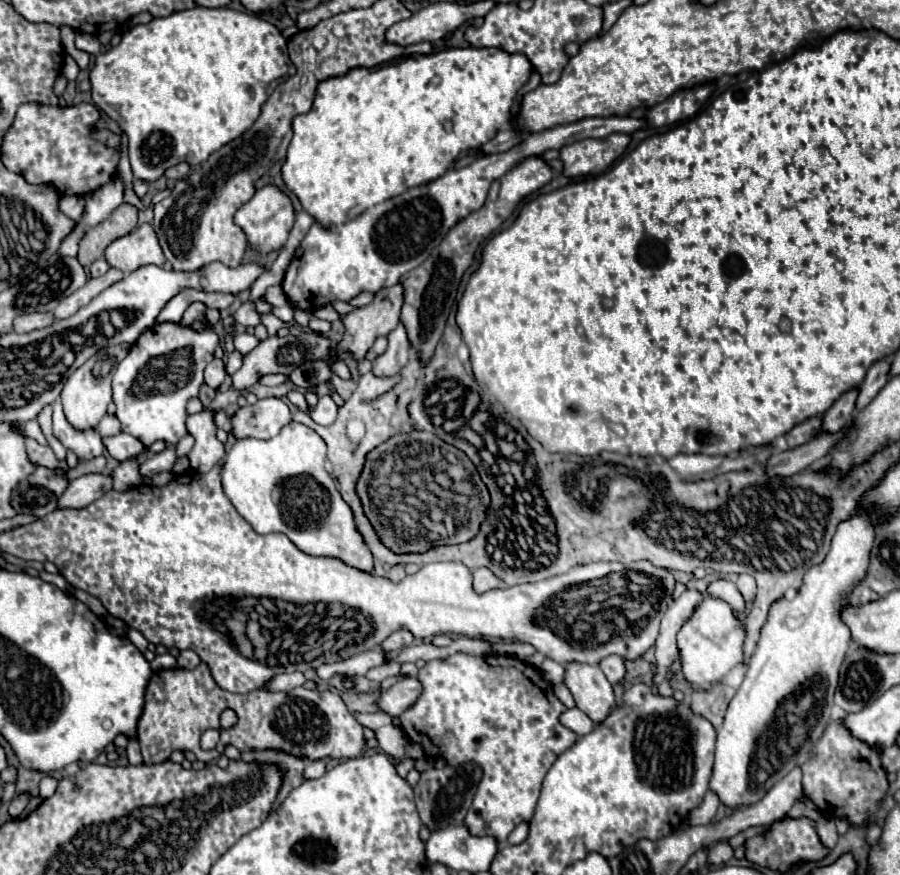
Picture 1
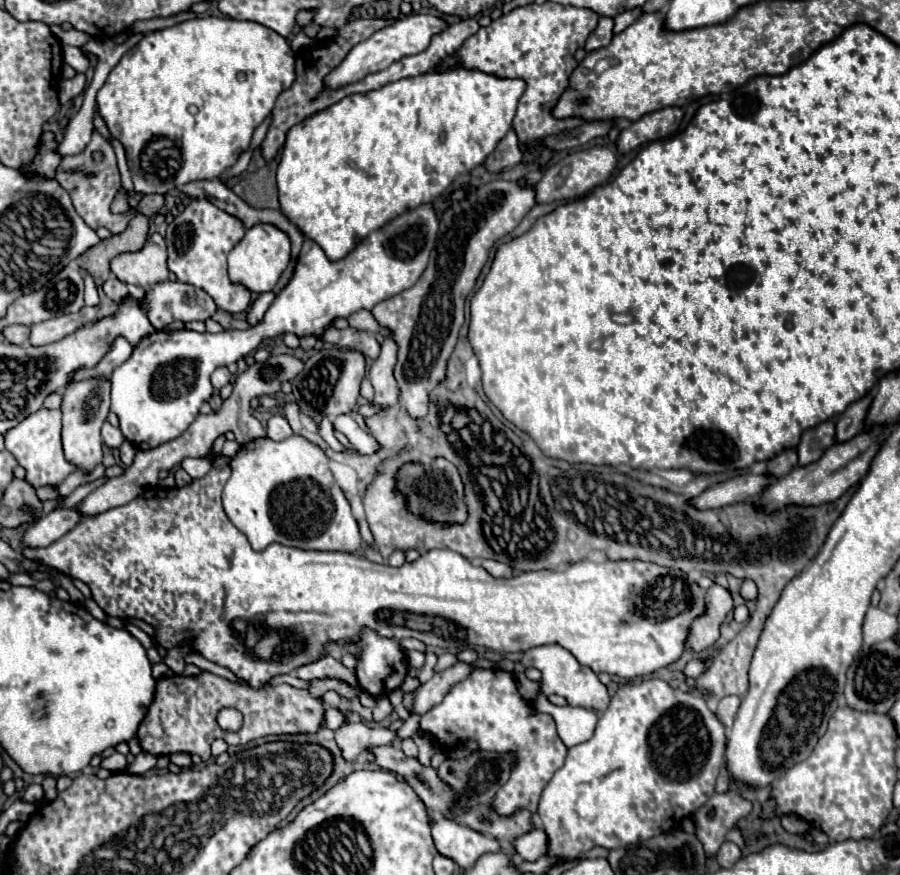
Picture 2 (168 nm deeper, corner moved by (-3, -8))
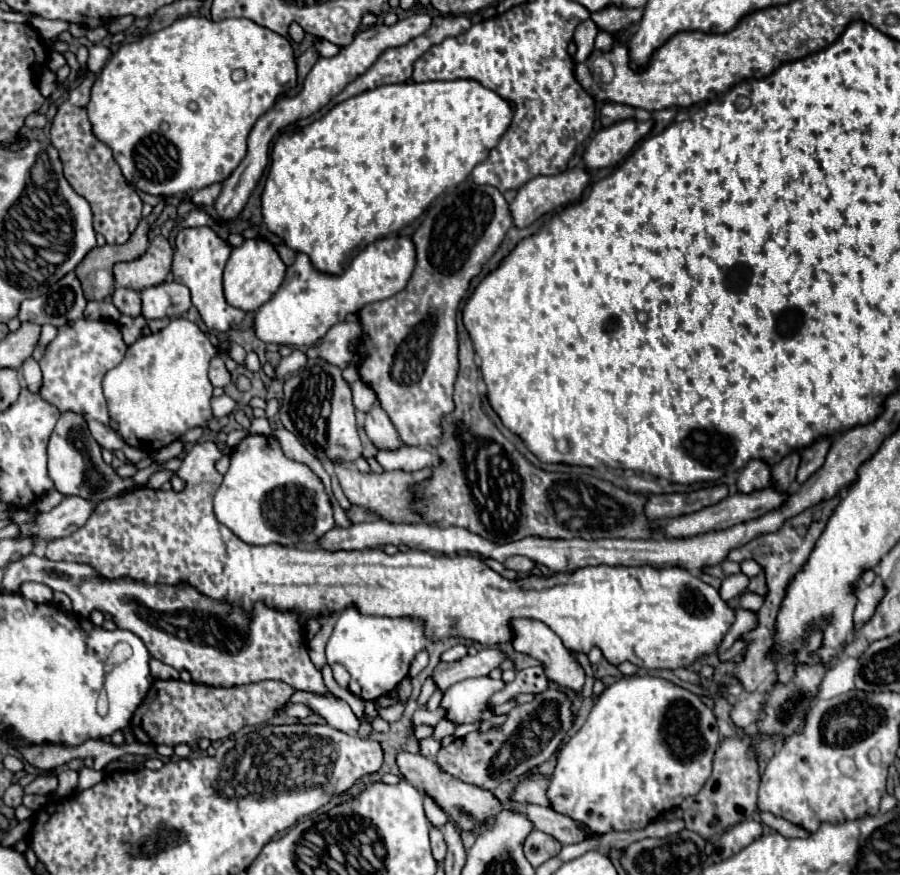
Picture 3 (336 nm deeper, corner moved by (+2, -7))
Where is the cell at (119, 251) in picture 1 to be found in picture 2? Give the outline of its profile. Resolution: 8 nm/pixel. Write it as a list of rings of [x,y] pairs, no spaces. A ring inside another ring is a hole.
[[[154,233],[148,237],[146,245],[140,251],[118,255],[112,259],[110,269],[120,281],[138,285],[142,289],[166,281],[170,271],[166,265],[166,243],[162,235]]]

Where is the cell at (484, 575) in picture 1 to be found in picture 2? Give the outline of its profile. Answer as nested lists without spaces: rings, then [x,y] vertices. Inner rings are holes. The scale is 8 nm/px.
[[[474,559],[472,563],[474,563],[474,565],[484,567],[490,575],[496,575],[496,577],[512,577],[512,567],[510,567],[510,565],[506,565],[506,563],[490,561],[490,559]]]

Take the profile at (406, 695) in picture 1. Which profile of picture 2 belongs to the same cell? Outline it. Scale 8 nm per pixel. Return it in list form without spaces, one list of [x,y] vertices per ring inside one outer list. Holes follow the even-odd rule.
[[[456,663],[454,667],[434,673],[434,677],[430,681],[426,681],[424,685],[420,685],[420,689],[414,693],[414,703],[412,703],[412,713],[416,715],[424,715],[426,711],[430,711],[434,705],[438,705],[444,695],[450,691],[452,685],[460,683],[462,679],[466,679],[470,673],[470,665],[468,663]]]

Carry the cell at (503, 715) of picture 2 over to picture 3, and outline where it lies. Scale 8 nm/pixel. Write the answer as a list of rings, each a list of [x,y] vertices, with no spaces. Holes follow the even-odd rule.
[[[489,676],[483,678],[467,678],[451,686],[443,696],[443,706],[447,708],[447,718],[457,724],[467,724],[475,720],[491,718],[491,710],[487,710],[485,700],[491,698],[493,692],[503,690],[501,680],[493,680]]]

